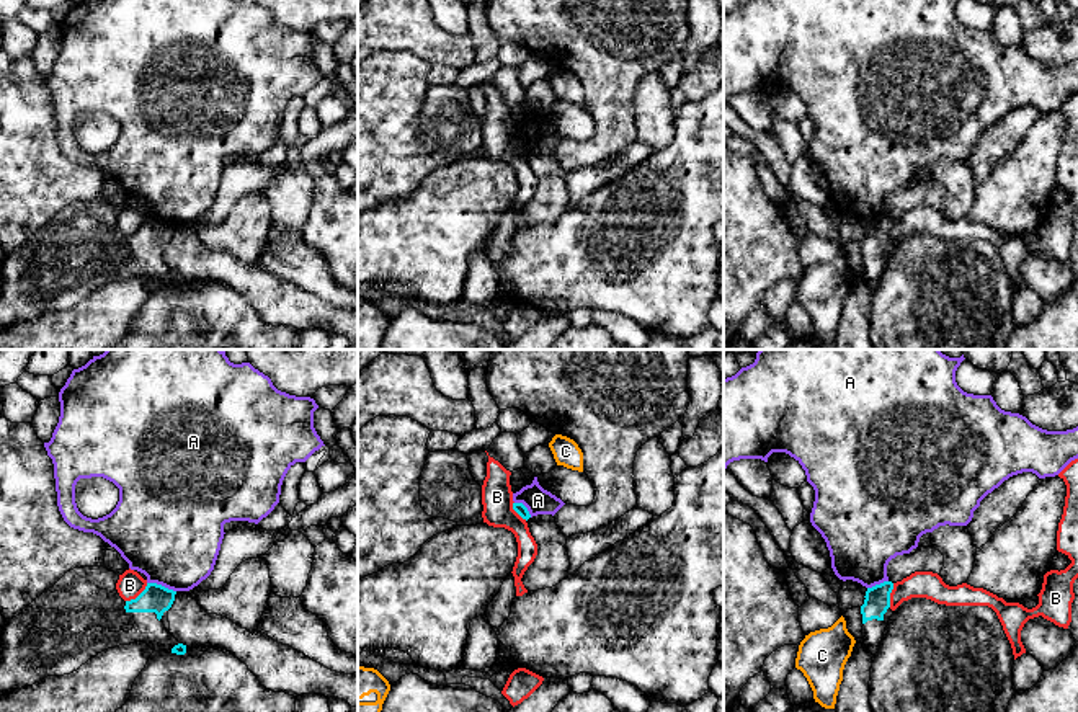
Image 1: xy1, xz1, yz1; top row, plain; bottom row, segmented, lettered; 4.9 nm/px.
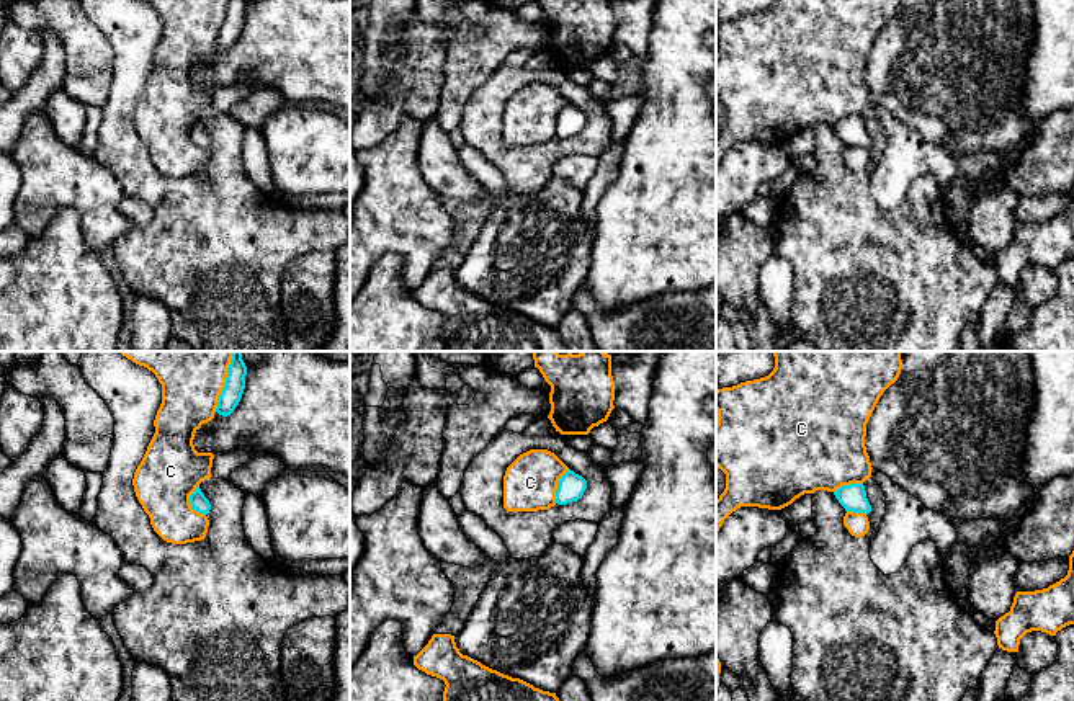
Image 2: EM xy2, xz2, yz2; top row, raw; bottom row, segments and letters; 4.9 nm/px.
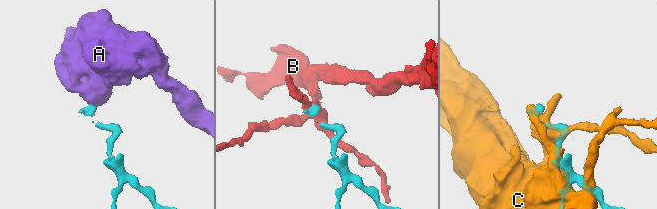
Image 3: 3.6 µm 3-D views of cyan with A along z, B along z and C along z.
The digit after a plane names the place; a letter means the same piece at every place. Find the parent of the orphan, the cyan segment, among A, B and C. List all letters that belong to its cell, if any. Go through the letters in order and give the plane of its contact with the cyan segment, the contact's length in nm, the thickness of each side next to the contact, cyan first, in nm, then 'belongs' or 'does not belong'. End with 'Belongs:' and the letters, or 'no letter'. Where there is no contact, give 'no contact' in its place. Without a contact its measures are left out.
A: xy1 | 150 nm | 140/480 nm | does not belong
B: xy1 | 140 nm | 140/130 nm | does not belong
C: xy2 | 240 nm | 100/280 nm | does not belong
Belongs: no letter

